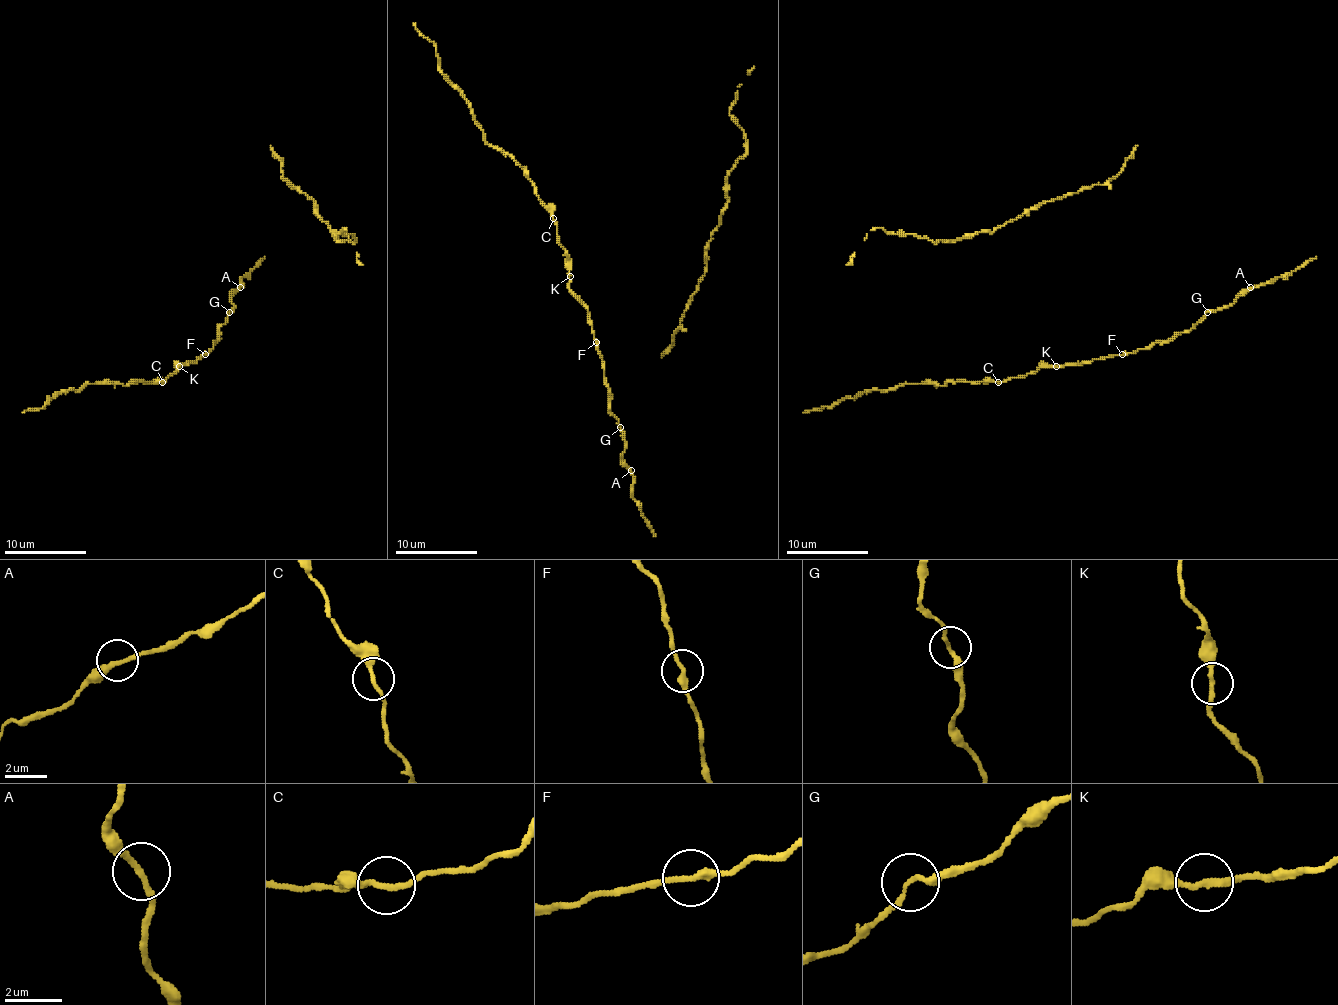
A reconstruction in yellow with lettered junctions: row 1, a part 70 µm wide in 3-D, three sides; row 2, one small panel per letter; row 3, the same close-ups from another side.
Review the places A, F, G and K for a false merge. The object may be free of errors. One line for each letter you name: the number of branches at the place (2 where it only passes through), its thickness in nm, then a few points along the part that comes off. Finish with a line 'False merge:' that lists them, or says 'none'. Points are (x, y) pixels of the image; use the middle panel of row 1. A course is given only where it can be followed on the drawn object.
False merge: none

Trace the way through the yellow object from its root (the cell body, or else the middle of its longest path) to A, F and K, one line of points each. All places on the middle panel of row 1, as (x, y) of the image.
A: (618, 425), (625, 442), (623, 462), (631, 470)
F: (618, 425), (618, 419), (610, 411), (610, 392), (596, 341)
K: (618, 425), (618, 419), (610, 411), (610, 392), (590, 323), (590, 312), (569, 288), (569, 275)

